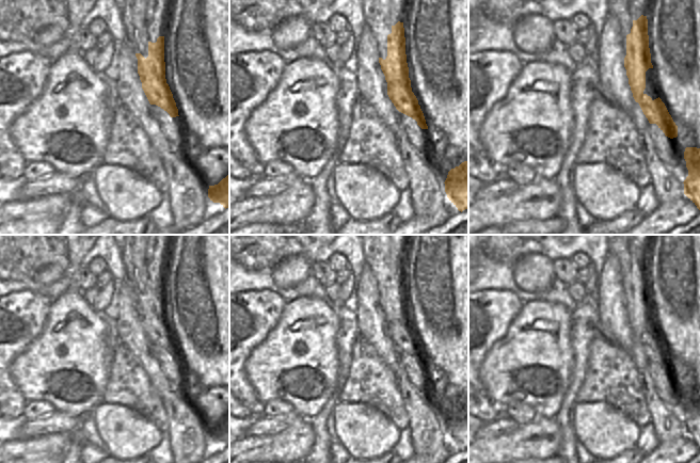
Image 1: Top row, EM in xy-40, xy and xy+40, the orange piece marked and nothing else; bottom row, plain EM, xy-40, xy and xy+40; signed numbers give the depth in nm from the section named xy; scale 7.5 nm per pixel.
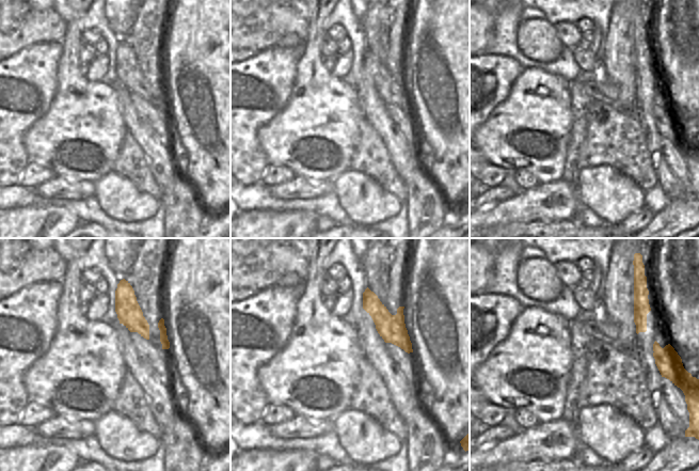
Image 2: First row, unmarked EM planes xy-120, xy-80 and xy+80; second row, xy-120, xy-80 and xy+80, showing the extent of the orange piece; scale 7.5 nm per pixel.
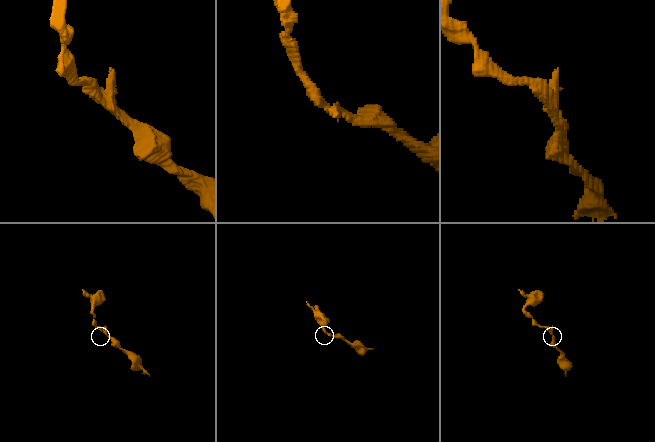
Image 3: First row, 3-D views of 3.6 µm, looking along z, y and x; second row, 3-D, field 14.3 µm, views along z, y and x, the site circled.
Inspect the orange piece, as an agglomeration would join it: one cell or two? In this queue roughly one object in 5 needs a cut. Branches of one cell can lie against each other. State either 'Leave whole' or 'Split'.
Leave whole

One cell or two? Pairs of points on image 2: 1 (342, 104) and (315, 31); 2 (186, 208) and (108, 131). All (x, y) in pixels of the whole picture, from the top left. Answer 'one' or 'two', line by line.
1: one
2: two

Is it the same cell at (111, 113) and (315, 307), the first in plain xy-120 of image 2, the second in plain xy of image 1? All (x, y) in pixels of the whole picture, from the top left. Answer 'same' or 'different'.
same

